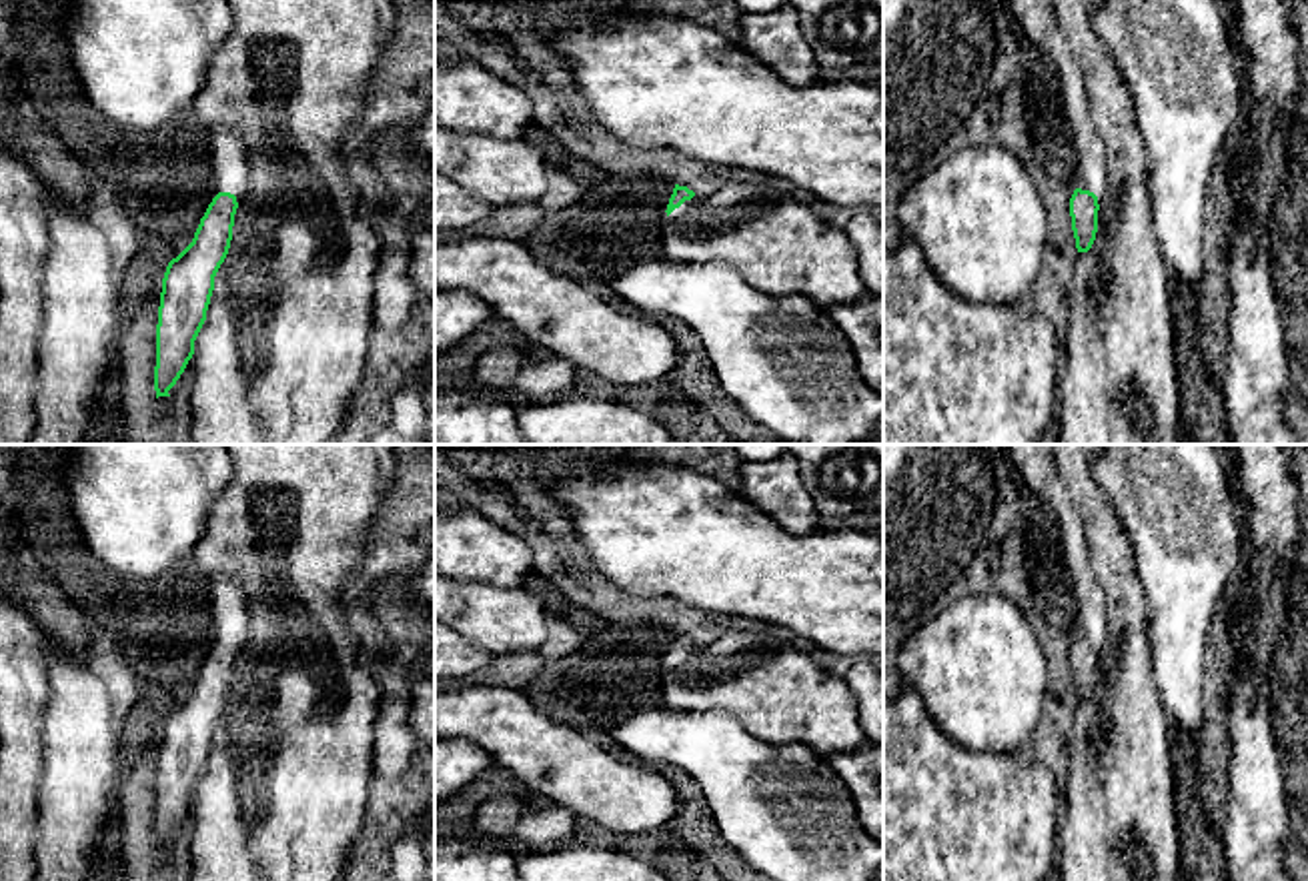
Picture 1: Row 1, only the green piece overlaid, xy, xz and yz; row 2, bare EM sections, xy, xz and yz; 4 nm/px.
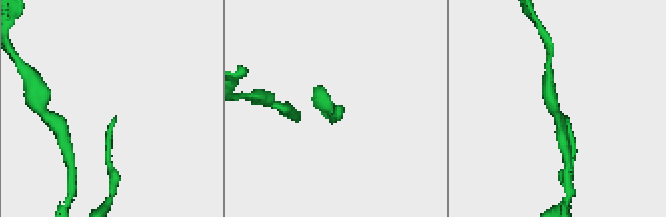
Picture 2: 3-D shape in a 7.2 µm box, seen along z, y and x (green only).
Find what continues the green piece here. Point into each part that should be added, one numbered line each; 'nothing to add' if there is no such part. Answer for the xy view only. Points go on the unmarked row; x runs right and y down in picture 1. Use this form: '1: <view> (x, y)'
1: xy (229, 601)

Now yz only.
1: yz (1036, 463)

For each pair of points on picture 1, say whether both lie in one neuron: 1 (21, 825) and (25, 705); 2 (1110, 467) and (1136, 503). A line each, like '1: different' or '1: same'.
1: same
2: same

